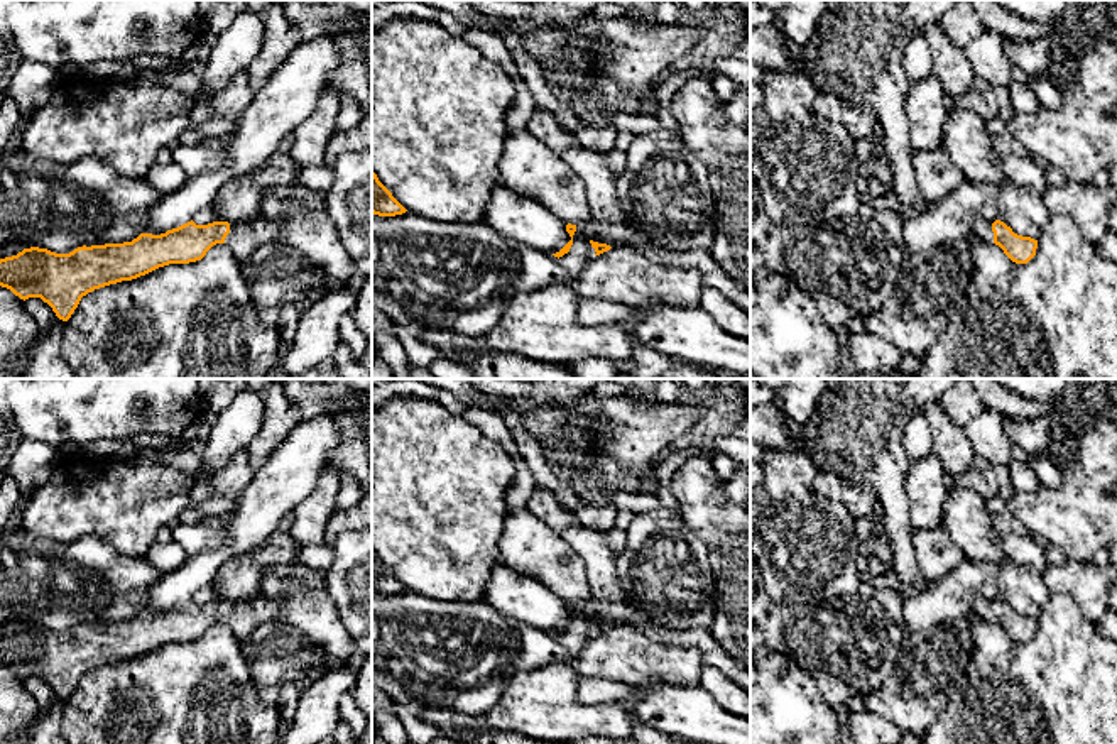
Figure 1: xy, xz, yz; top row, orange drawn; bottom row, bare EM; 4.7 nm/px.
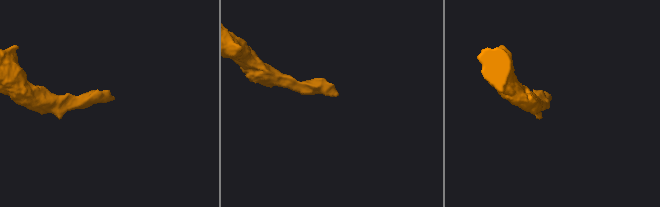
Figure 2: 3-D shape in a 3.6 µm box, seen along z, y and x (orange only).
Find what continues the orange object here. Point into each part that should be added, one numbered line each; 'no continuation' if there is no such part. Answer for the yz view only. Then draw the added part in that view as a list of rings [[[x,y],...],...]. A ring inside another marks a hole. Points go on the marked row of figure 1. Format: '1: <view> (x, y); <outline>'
1: yz (982, 229); [[[978,218],[972,223],[972,235],[975,235],[977,238],[987,242],[987,243],[994,243],[994,232],[992,232],[992,223]]]

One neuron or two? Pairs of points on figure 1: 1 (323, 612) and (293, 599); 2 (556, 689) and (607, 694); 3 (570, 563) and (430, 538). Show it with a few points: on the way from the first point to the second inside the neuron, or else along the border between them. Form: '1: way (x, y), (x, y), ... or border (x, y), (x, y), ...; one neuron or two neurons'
1: way (316, 612), (299, 599); one neuron
2: border (578, 680), (577, 699), (580, 702), (615, 705); two neurons
3: border (509, 511), (499, 541), (499, 562); two neurons

